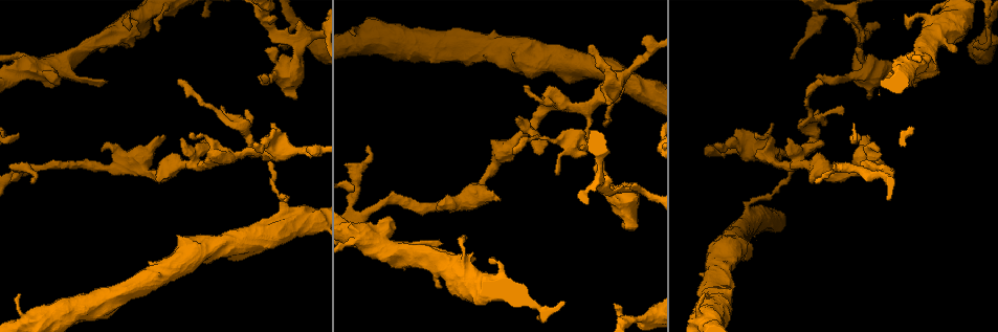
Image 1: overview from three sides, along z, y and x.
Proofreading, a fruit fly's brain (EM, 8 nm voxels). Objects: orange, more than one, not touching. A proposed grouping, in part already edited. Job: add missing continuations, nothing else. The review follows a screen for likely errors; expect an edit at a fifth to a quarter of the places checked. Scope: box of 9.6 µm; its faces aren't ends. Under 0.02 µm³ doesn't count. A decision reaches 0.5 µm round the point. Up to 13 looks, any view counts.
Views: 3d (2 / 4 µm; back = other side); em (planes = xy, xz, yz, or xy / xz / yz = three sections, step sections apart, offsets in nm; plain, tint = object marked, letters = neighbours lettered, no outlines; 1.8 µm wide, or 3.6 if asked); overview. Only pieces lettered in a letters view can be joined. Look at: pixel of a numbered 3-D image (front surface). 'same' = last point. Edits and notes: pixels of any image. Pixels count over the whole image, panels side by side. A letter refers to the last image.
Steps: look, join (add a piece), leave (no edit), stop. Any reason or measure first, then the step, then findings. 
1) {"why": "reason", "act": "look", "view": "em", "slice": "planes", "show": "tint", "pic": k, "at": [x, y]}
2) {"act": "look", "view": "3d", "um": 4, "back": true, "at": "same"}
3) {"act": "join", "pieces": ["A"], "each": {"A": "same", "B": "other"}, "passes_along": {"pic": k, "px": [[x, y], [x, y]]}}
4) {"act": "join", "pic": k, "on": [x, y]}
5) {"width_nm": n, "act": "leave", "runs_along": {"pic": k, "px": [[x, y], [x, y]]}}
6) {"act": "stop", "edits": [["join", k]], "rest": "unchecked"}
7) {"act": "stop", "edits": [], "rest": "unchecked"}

{"why": "free end", "act": "look", "view": "em", "um": 3.6, "slice": "xz", "step": 4, "show": "tint", "pic": 1, "at": [518, 118]}

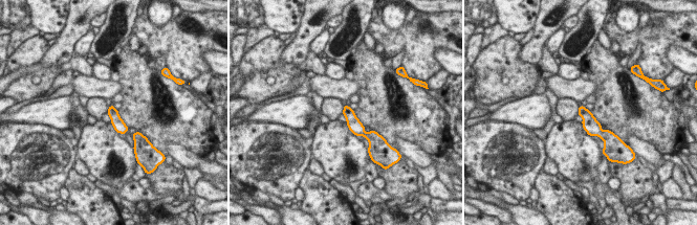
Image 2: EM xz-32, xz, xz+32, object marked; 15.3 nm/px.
{"act": "look", "view": "em", "um": 3.6, "slice": "planes", "show": "letters", "at": "same"}

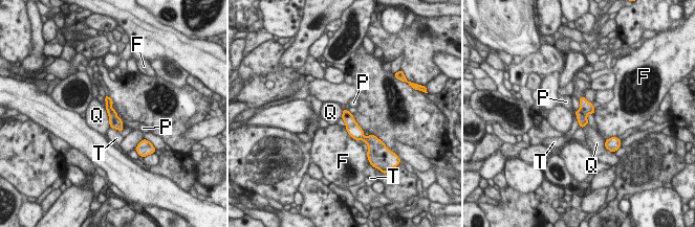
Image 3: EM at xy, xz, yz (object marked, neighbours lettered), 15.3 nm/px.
{"width_nm": 160, "act": "leave", "each": {"F": "other", "P": "other", "Q": "other", "T": "other"}, "border": {"pic": 3, "px": [[105, 106], [110, 127]]}, "found": "none of them fits"}

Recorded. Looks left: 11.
{"why": "branch stops here", "act": "look", "view": "3d", "um": 4, "pic": 1, "at": [818, 75]}

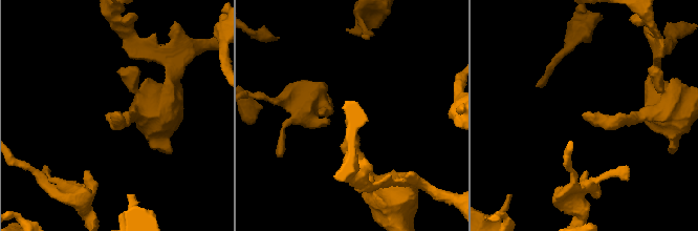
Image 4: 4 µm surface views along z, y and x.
{"why": "shape alone is not enough", "act": "look", "view": "em", "slice": "xz", "step": 16, "show": "tint", "pic": 4, "at": [116, 111]}

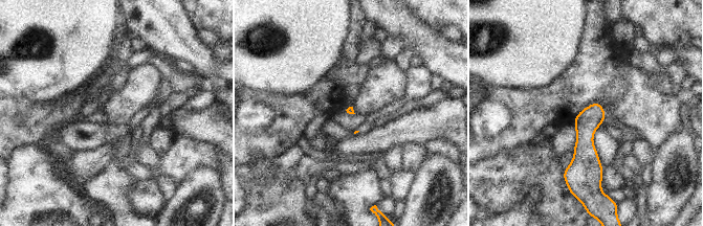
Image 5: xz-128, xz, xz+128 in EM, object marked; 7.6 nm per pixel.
{"act": "look", "view": "em", "slice": "yz", "step": 16, "show": "letters", "at": "same"}

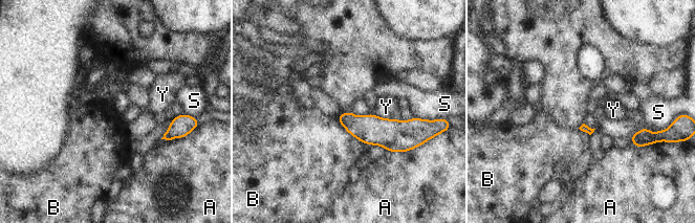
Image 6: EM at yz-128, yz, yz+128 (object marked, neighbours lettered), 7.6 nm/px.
{"act": "leave", "each": {"A": "other", "B": "other", "S": "other", "Y": "other"}, "found": "none of them fits"}

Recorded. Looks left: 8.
{"why": "an open end", "act": "look", "view": "3d", "um": 4, "pic": 1, "at": [387, 218]}

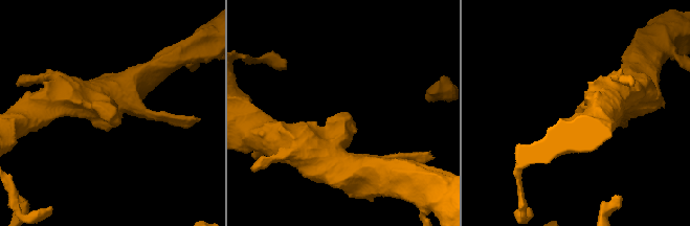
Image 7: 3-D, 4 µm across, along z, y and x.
{"why": "now the EM", "act": "look", "view": "em", "slice": "planes", "show": "letters", "pic": 7, "at": [111, 117]}

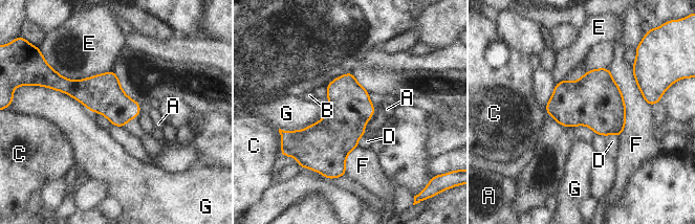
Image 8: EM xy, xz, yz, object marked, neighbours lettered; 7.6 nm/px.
{"act": "leave", "each": {"A": "other", "B": "other", "C": "other", "D": "other", "E": "other", "F": "other", "G": "other"}, "border": {"pic": 8, "px": [[325, 112], [305, 128], [280, 129]]}, "found": "none of them fits"}

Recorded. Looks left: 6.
{"why": "branch stops here", "act": "look", "view": "em", "slice": "xz", "step": 16, "show": "letters", "pic": 1, "at": [32, 181]}

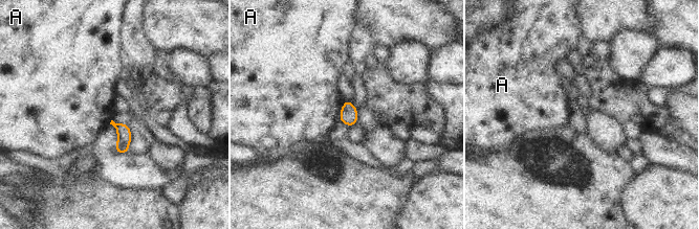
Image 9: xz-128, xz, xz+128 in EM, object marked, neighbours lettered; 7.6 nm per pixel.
{"act": "leave", "each": {"A": "other"}, "border": {"pic": 9, "px": [[344, 100], [337, 119]]}, "found": "none of them fits"}

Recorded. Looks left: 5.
{"why": "tapers out", "act": "look", "view": "3d", "um": 4, "pic": 1, "at": [536, 318]}

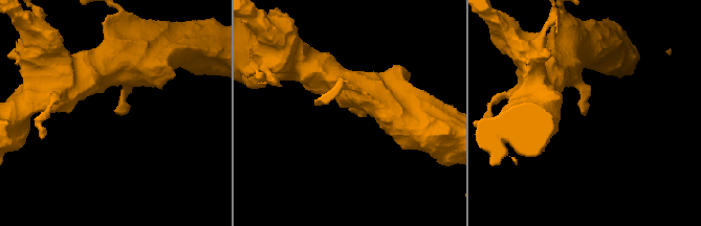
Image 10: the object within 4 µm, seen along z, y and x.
{"act": "look", "view": "em", "slice": "planes", "show": "letters", "pic": 10, "at": [580, 113]}

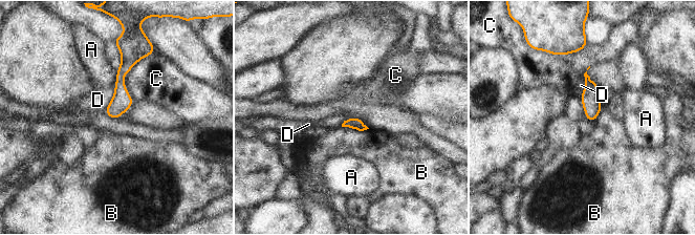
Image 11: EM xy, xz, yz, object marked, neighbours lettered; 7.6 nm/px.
{"width_nm": 90, "act": "leave", "each": {"A": "other", "B": "other", "C": "other", "D": "other"}, "runs_along": {"pic": 11, "px": [[128, 56], [120, 75], [115, 115]]}, "found": "no lettered piece goes on from it"}

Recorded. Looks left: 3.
{"act": "look", "view": "3d", "um": 4, "pic": 1, "at": [278, 46]}

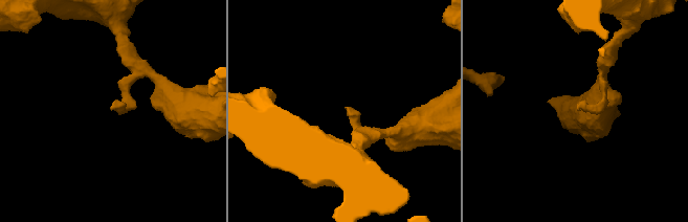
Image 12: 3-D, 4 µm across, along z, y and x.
{"act": "look", "view": "em", "slice": "planes", "show": "letters", "pic": 12, "at": [577, 107]}

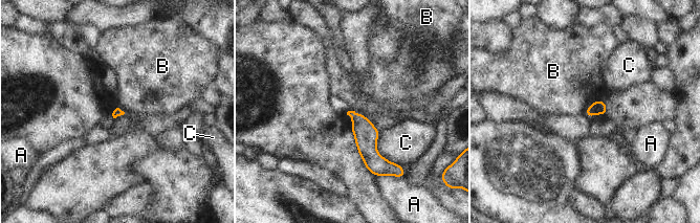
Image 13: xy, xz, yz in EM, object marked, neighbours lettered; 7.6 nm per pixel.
{"act": "leave", "each": {"A": "other", "B": "other", "C": "other"}, "runs_along": {"pic": 13, "px": [[351, 113], [385, 166]]}, "found": "no lettered piece goes on from it"}

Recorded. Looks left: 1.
{"act": "stop", "edits": [], "rest": "unchecked"}

